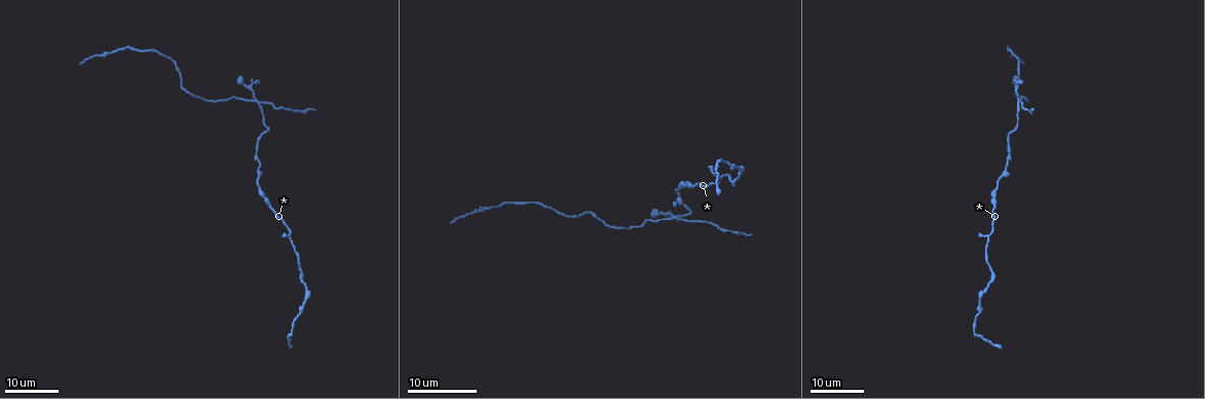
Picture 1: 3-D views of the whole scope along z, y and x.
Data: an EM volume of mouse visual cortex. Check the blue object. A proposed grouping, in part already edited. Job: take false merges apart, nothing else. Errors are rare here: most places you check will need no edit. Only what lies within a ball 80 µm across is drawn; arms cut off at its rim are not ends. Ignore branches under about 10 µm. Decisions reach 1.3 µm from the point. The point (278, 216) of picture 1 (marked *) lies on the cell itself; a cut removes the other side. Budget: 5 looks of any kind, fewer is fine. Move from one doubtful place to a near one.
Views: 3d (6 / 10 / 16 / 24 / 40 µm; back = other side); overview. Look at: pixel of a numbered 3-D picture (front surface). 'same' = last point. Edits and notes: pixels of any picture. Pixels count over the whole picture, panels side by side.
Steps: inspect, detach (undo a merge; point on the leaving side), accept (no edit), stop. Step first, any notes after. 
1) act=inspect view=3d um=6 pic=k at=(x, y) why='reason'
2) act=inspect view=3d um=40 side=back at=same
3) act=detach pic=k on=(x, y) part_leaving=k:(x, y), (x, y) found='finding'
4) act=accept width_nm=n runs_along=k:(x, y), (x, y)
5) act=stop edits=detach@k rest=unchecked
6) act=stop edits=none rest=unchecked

act=inspect view=3d um=24 pic=1 at=(259, 189) why='sudden change in width'

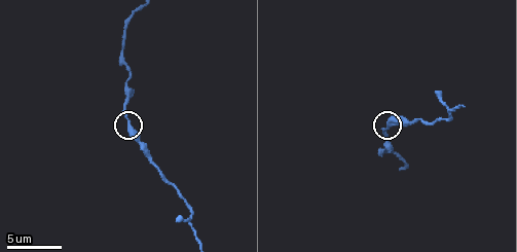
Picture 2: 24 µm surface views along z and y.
act=inspect view=3d um=6 pic=2 at=(390, 123) why='zoom in'

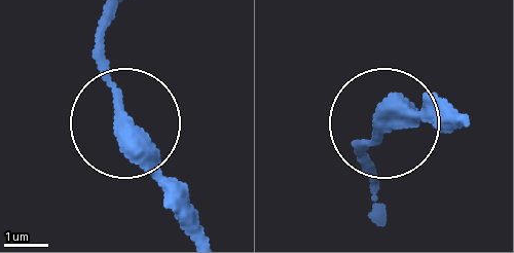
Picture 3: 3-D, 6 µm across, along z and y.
act=inspect view=3d um=6 side=back pic=3 at=(126, 126) why='other side'

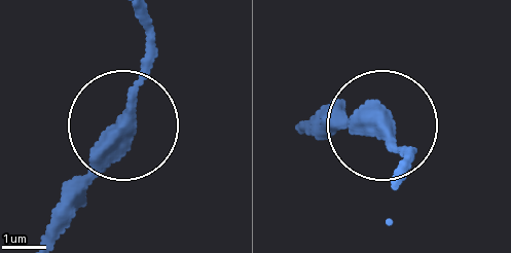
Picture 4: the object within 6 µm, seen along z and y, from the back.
act=accept width_nm=380 found='all the same cell'

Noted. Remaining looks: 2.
act=inspect view=3d um=16 pic=1 at=(254, 99) why='four arms meet'

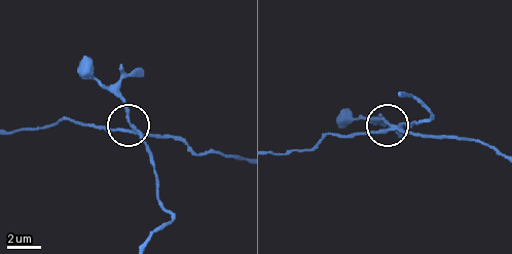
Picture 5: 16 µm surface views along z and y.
act=inspect view=3d um=6 pic=5 at=(391, 129)

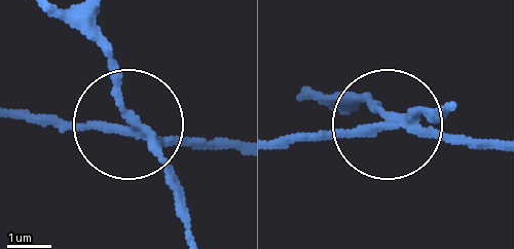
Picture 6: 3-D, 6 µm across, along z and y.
act=detach pic=6 on=(205, 149) part_leaving=6:(137, 135), (20, 116) found='two cells meet here'

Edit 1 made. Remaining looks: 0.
act=stop edits=detach@6 rest=unchecked

